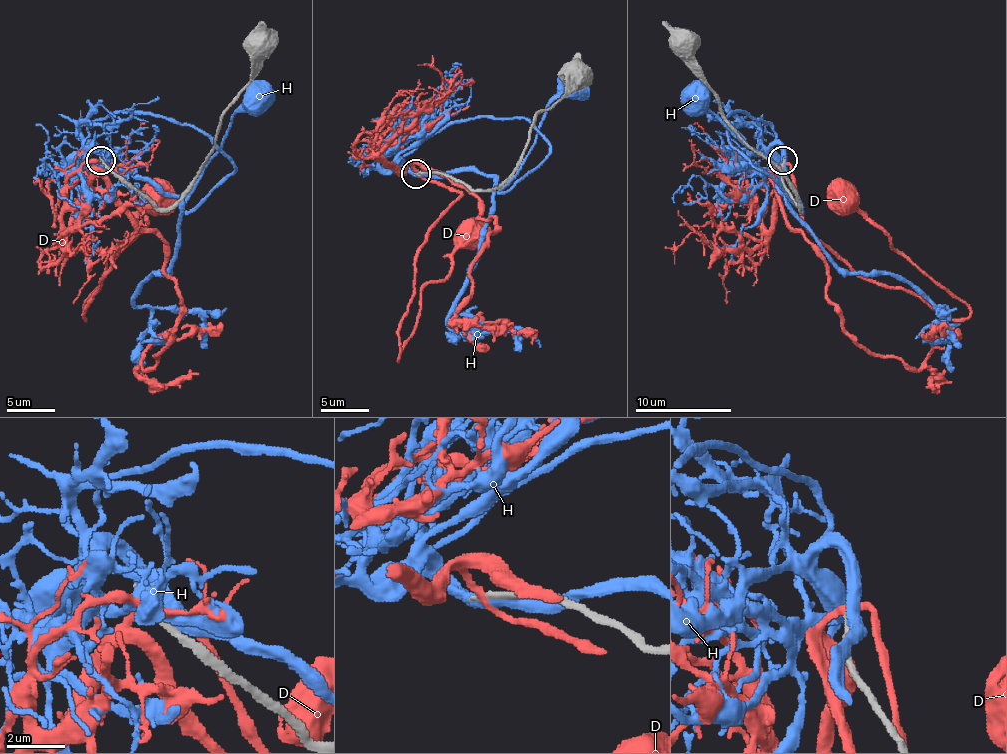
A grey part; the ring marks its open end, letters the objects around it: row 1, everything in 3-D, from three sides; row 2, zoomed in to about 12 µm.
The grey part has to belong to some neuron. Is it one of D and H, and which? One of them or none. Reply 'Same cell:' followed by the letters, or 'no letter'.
Same cell: no letter

